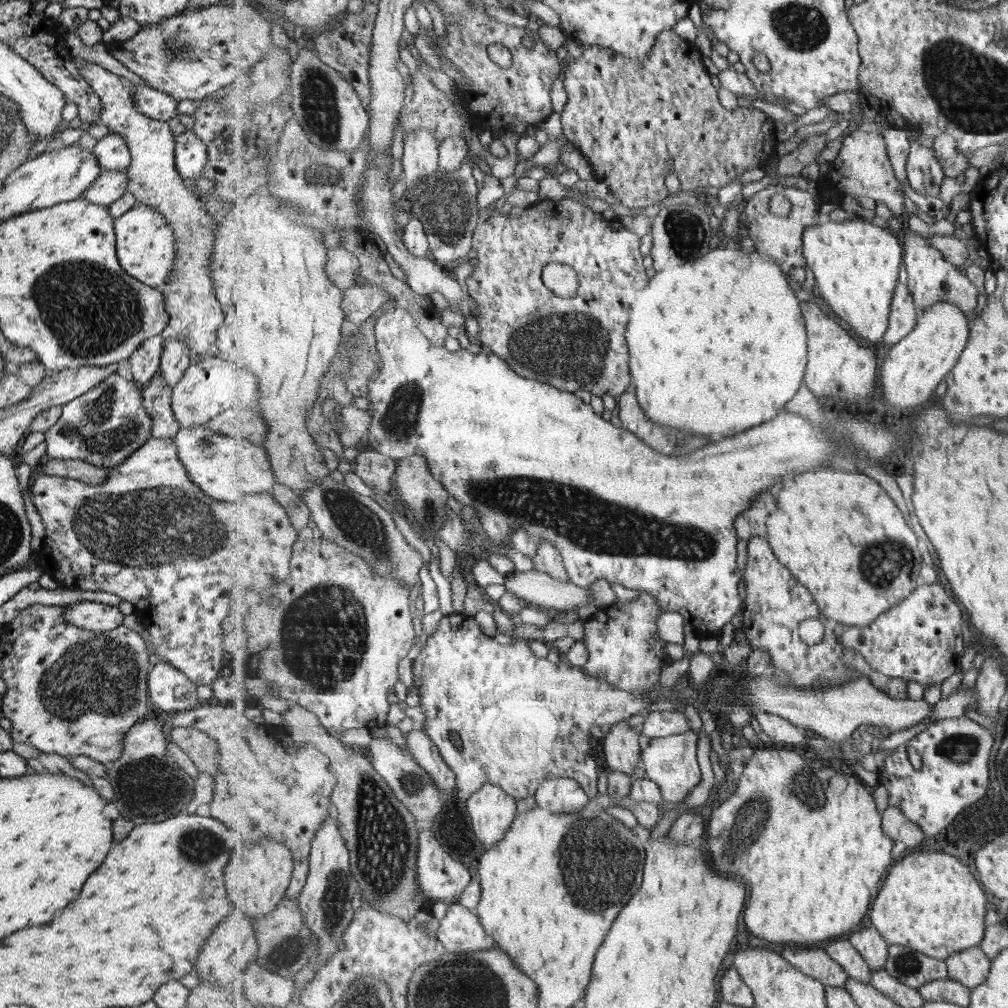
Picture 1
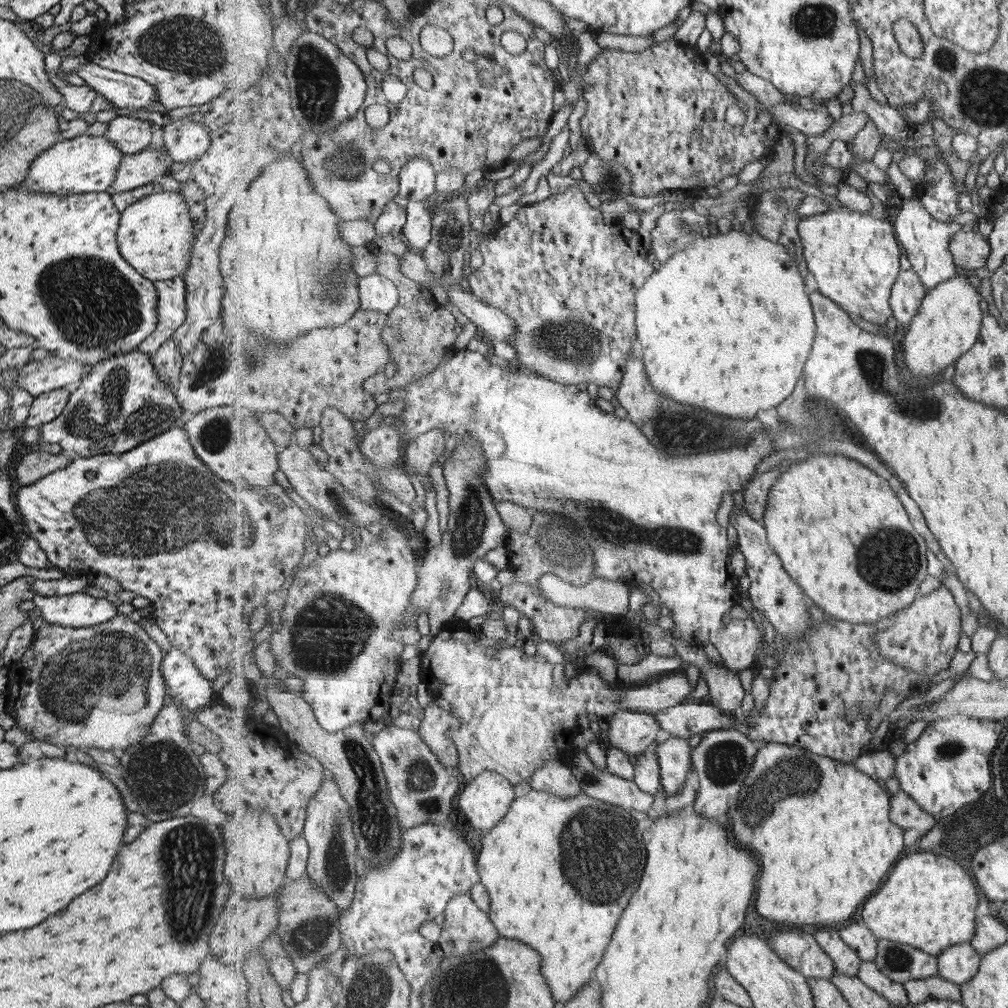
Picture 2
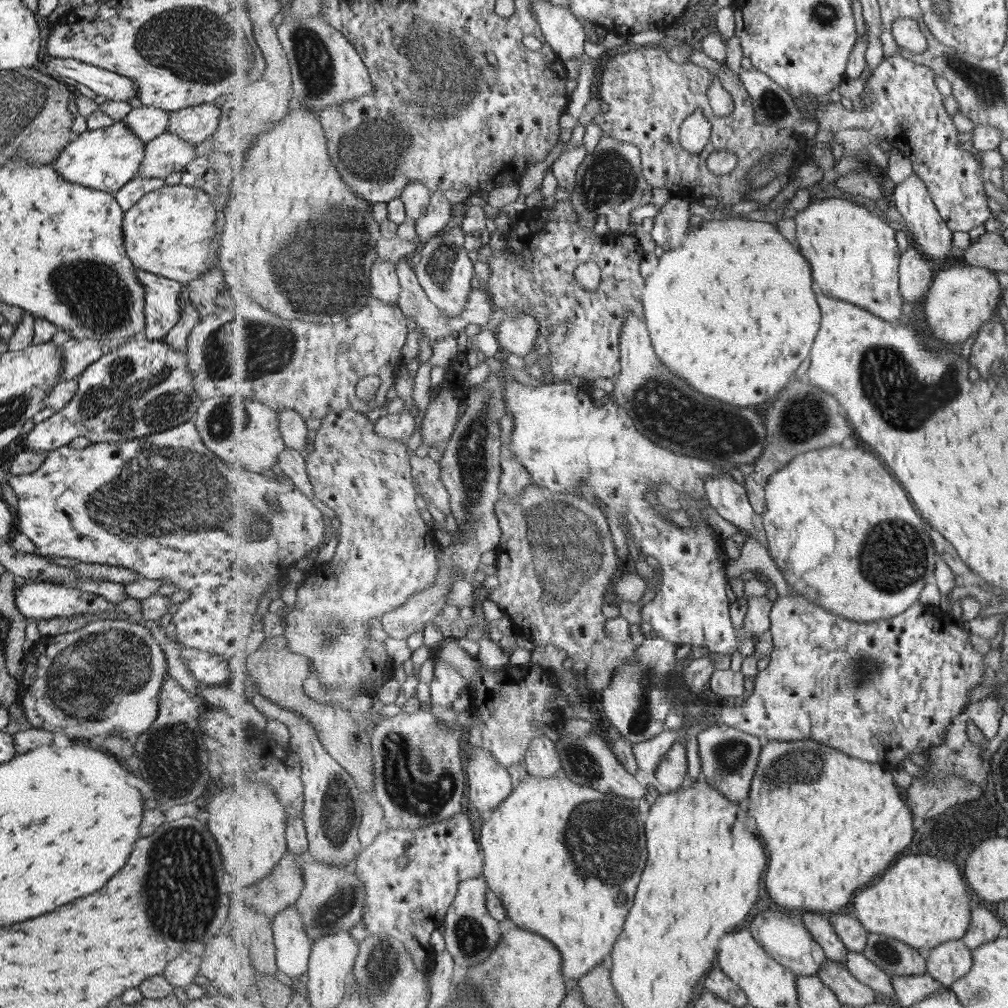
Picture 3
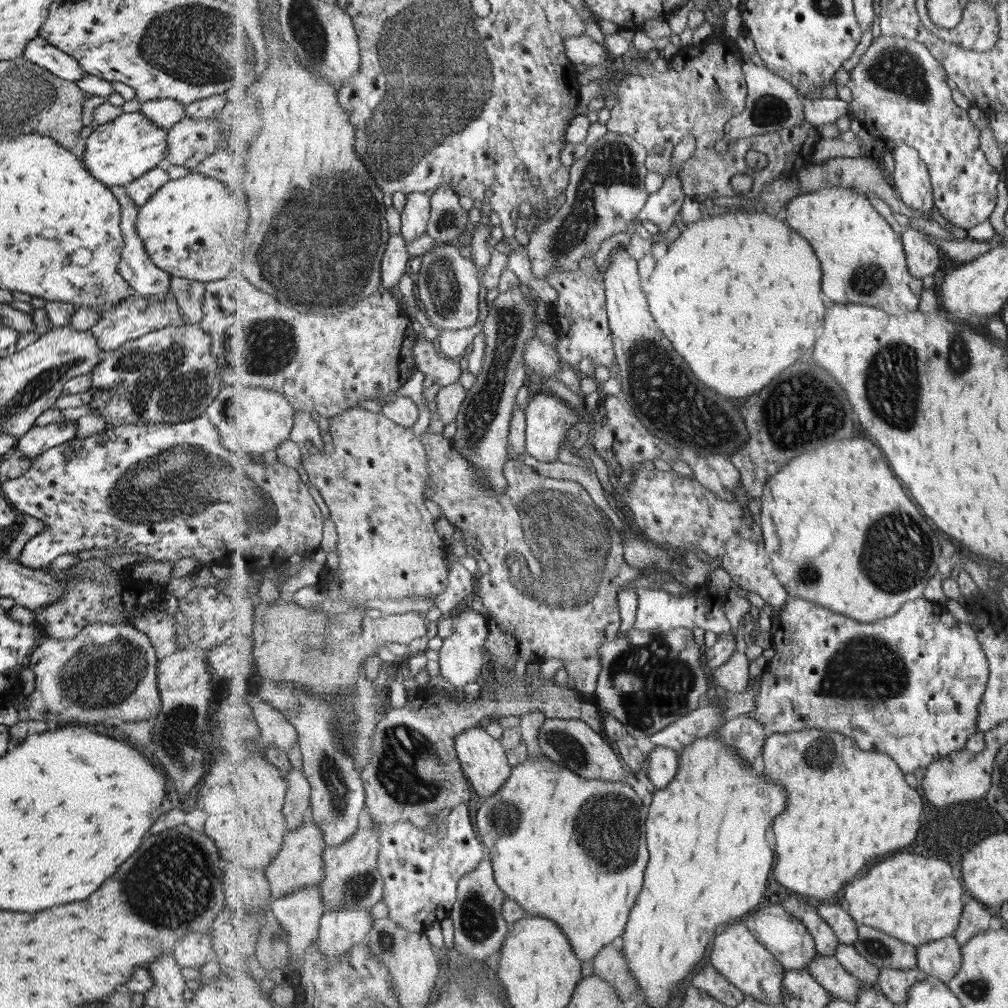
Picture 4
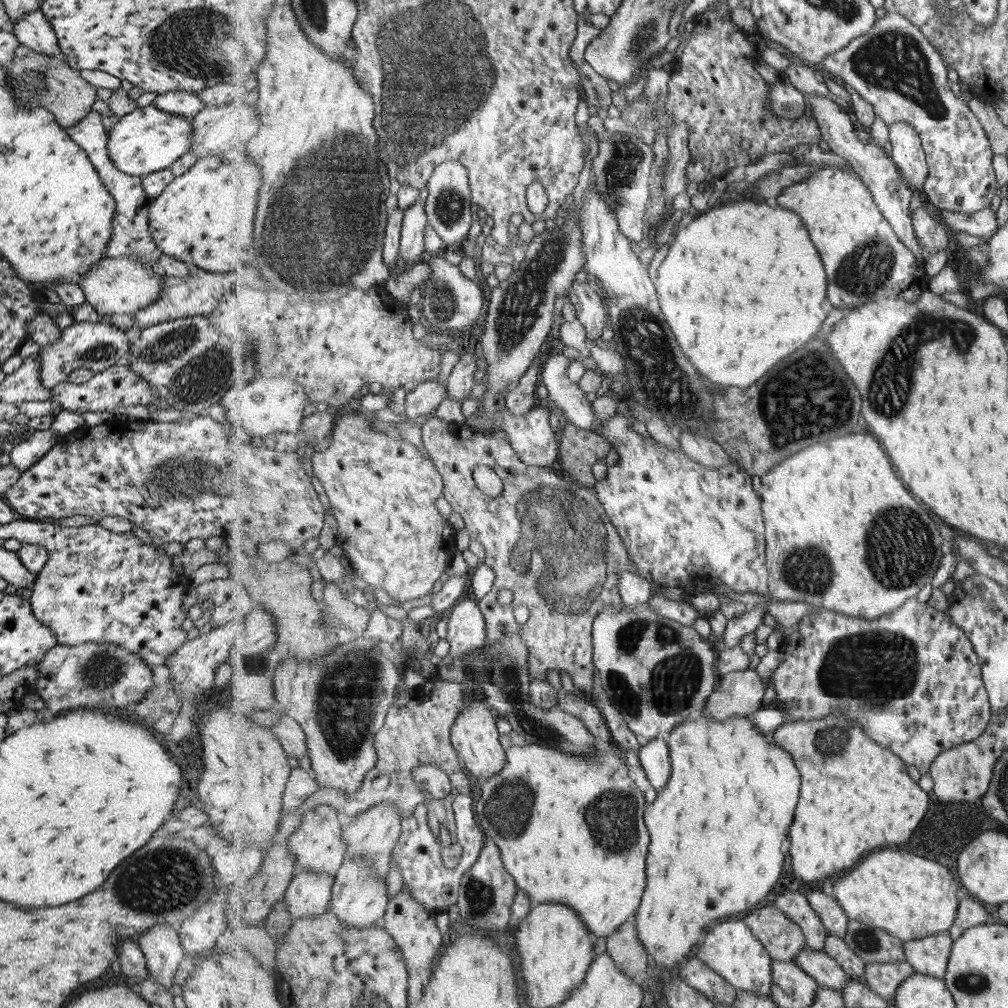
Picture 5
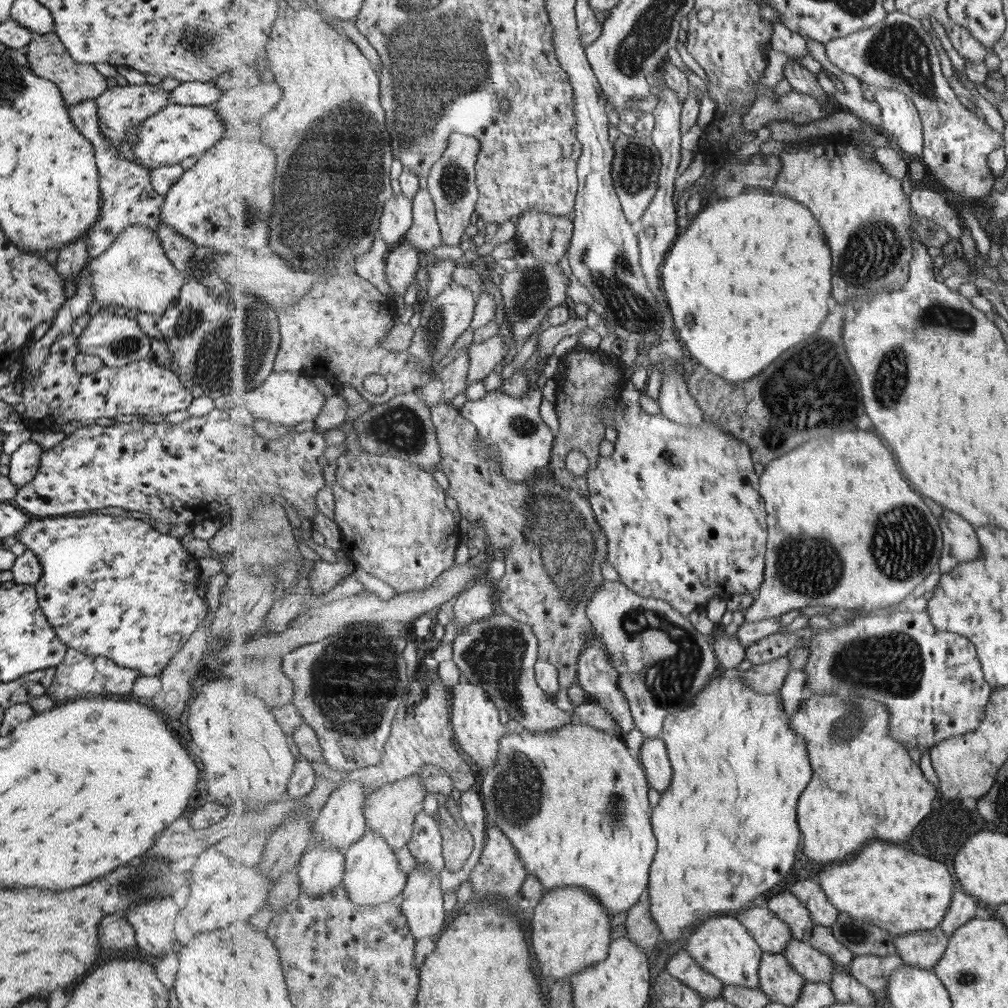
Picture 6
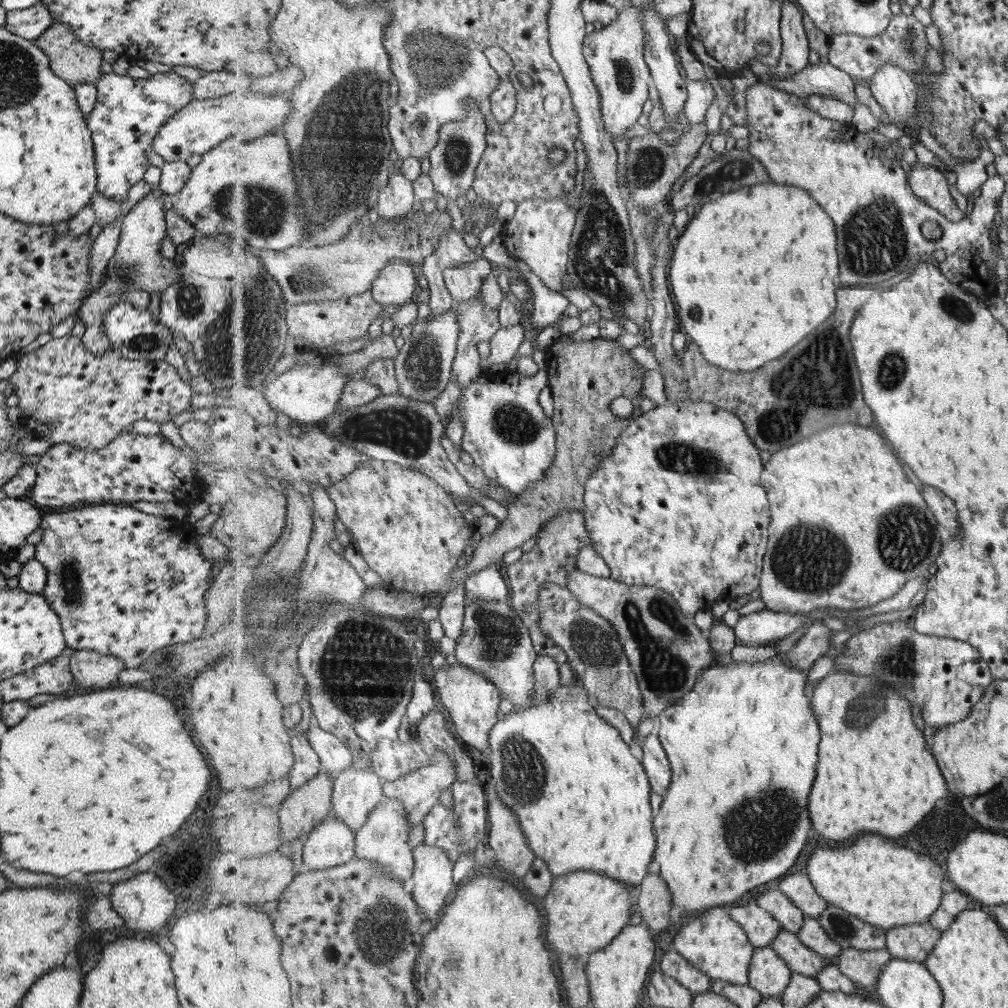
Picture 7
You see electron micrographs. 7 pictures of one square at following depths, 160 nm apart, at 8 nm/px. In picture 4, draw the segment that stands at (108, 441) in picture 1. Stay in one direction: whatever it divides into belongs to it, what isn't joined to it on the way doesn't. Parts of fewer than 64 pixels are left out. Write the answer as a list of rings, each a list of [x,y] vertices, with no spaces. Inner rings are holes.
[[[178,322],[121,343],[119,348],[104,355],[98,365],[89,372],[89,380],[91,380],[89,392],[93,399],[88,406],[98,411],[94,417],[103,420],[104,428],[131,424],[139,426],[155,424],[155,422],[177,424],[202,417],[205,408],[221,390],[220,366],[210,353],[210,346],[210,336],[200,329],[198,323],[184,325]],[[116,420],[120,420],[121,425],[115,425],[113,421]],[[65,421],[47,424],[46,426],[31,426],[15,444],[21,453],[20,457],[32,460],[53,446],[69,442],[75,436],[77,422]]]

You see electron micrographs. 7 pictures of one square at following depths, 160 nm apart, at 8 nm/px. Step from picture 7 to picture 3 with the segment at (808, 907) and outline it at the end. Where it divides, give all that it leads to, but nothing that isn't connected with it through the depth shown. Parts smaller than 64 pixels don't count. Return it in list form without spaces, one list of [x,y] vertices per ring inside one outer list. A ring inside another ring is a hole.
[[[828,914],[836,934],[845,943],[849,951],[864,952],[869,940],[869,932],[861,925],[861,921],[853,914]]]

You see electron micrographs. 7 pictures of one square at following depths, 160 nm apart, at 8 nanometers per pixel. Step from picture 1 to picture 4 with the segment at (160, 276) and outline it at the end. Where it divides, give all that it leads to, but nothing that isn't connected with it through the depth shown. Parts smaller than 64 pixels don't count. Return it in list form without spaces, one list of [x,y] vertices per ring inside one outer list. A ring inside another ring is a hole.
[[[221,168],[215,177],[211,178],[190,171],[177,180],[169,179],[147,199],[143,206],[138,207],[135,222],[137,234],[155,266],[164,270],[170,277],[188,278],[205,283],[231,275],[236,258],[234,234],[244,234],[247,241],[250,215],[248,193],[242,189],[237,180],[231,178]]]

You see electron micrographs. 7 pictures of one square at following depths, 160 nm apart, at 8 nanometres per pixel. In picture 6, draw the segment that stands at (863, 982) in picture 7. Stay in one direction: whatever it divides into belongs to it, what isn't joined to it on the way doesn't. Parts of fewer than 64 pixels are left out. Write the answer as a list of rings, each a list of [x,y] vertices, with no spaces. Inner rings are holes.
[[[899,954],[887,955],[856,955],[849,968],[861,984],[874,990],[887,990],[891,973],[905,964]]]

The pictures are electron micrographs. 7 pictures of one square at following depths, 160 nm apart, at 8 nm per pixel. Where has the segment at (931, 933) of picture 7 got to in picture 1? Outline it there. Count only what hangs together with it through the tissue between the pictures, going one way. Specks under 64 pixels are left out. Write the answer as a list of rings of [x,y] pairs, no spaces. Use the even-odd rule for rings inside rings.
[[[980,946],[956,952],[946,963],[949,978],[971,989],[987,980],[992,967],[992,959]]]

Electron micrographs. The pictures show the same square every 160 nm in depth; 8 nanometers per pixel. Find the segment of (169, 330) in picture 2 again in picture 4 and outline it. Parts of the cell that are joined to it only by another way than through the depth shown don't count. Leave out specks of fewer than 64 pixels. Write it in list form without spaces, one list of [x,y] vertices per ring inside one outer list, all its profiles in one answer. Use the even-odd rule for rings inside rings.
[[[111,186],[110,191],[120,206],[120,229],[123,246],[117,263],[117,274],[125,280],[133,293],[143,296],[155,295],[162,299],[162,296],[170,288],[170,276],[164,270],[155,266],[137,234],[135,217],[138,213],[138,206],[126,195],[124,186]]]

